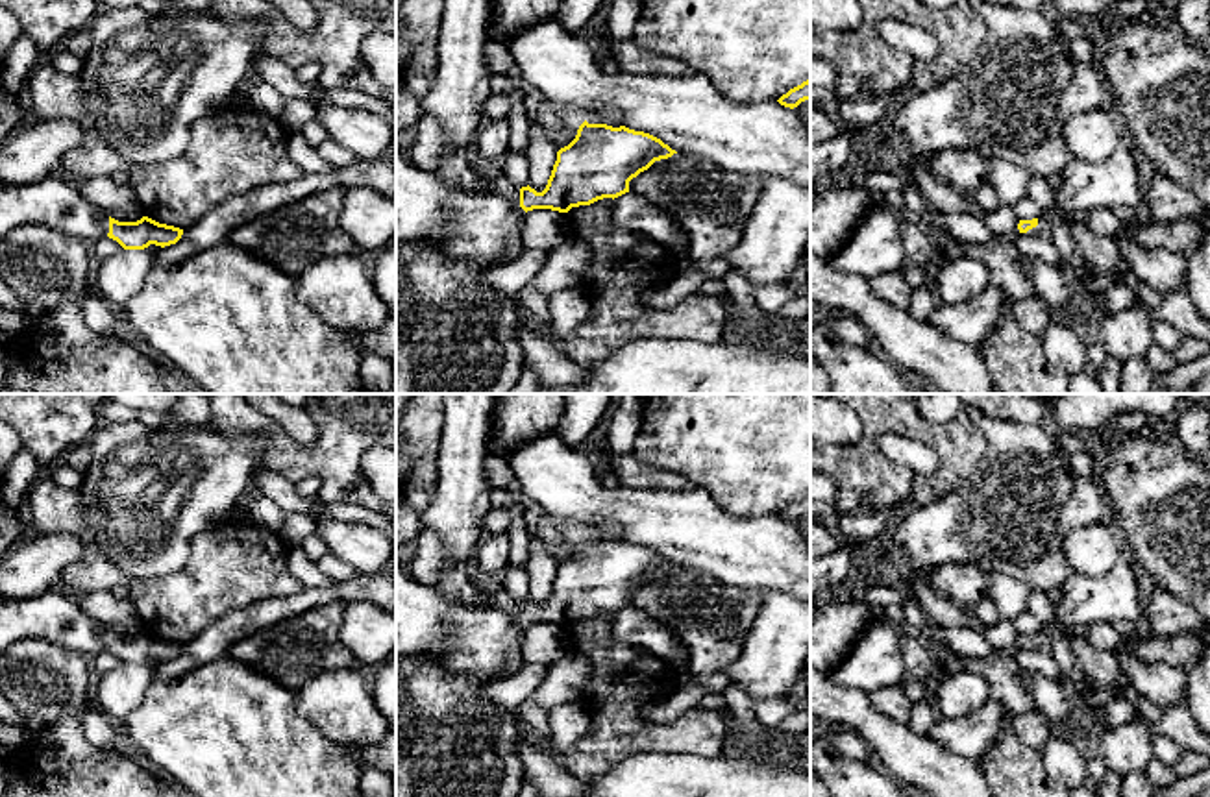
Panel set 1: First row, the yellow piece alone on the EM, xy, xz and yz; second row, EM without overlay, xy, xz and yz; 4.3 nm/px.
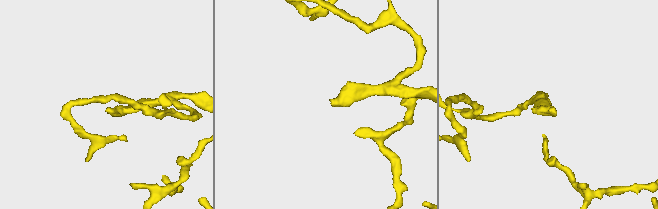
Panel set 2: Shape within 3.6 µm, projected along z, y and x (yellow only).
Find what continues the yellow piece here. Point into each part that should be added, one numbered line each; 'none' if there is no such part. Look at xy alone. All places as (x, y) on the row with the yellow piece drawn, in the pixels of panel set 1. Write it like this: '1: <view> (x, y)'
1: xy (56, 202)

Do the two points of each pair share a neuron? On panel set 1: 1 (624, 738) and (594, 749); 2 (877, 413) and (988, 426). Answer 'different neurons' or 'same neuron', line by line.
1: same neuron
2: different neurons

